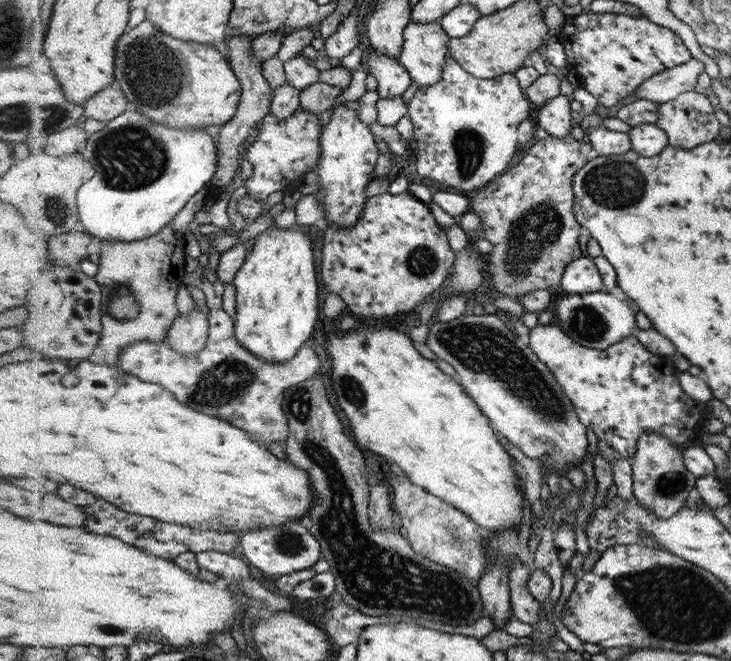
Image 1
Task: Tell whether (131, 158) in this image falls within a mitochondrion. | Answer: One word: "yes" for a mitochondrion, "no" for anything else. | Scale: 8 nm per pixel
yes

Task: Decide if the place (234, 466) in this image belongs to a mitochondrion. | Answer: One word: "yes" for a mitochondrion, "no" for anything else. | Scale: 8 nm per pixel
no

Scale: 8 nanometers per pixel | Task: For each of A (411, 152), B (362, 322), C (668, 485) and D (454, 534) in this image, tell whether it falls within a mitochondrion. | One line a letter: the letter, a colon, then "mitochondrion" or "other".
A: other
B: other
C: mitochondrion
D: mitochondrion

